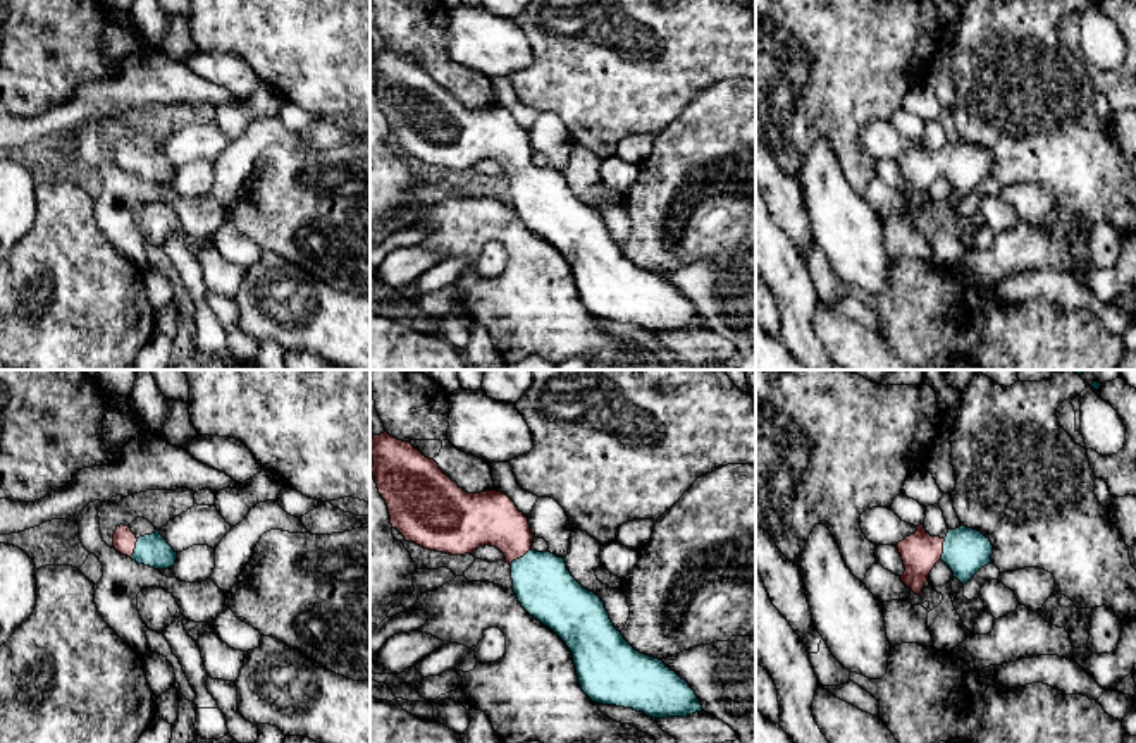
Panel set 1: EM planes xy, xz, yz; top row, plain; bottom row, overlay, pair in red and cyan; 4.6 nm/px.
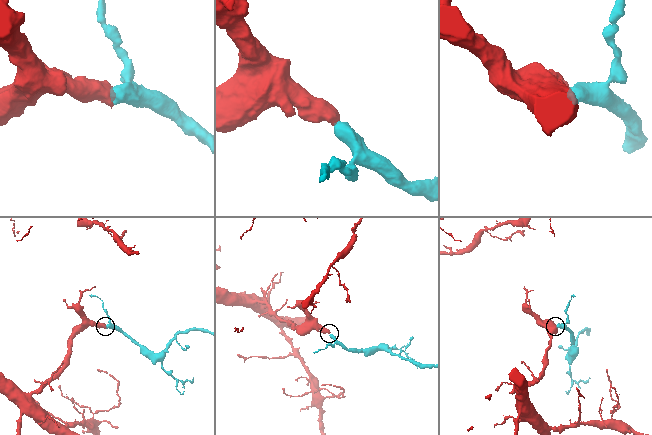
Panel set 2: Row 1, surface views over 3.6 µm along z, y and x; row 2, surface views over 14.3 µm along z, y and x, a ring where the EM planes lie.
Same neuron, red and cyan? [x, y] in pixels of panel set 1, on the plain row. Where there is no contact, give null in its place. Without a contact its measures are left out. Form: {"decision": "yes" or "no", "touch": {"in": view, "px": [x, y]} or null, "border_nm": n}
{"decision": "yes", "touch": {"in": "yz", "px": [942, 164]}, "border_nm": 110}

